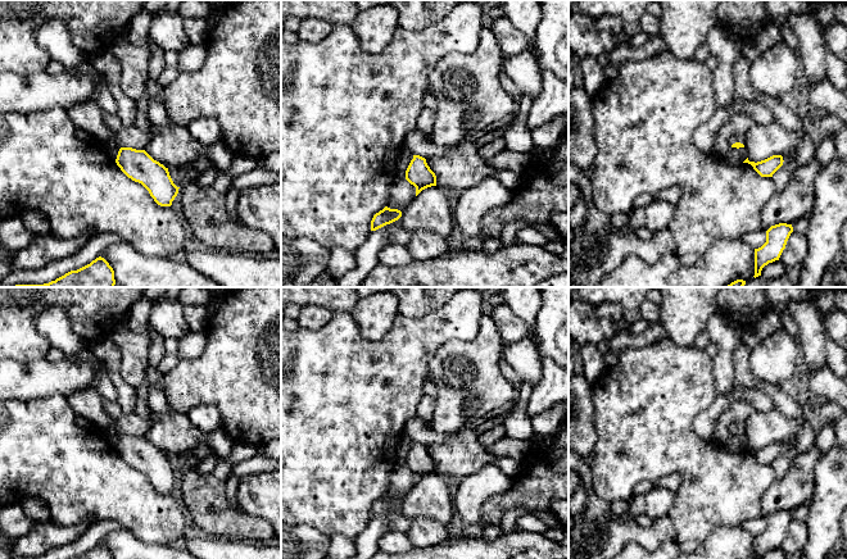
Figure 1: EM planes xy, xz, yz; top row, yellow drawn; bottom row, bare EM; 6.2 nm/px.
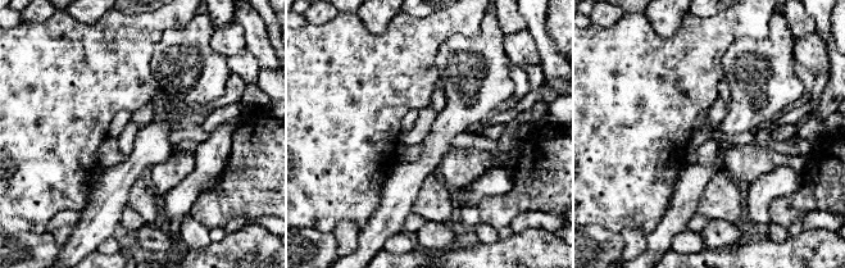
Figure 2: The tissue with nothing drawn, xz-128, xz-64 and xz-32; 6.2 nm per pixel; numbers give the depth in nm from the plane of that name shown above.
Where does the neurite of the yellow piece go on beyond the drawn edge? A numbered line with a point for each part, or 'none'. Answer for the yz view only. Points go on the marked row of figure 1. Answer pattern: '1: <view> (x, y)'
1: yz (738, 137)

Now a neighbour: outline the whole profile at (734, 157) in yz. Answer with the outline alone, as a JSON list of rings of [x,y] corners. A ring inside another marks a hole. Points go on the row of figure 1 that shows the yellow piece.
[[[730,146],[728,153],[723,158],[728,165],[735,167],[747,159],[746,147],[737,149]]]

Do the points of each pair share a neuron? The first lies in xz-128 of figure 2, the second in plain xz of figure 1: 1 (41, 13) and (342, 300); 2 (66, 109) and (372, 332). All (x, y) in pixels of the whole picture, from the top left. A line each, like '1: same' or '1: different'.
1: different
2: different

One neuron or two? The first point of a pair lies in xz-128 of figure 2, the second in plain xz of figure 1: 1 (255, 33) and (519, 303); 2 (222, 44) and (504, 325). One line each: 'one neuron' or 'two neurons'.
1: one neuron
2: two neurons

